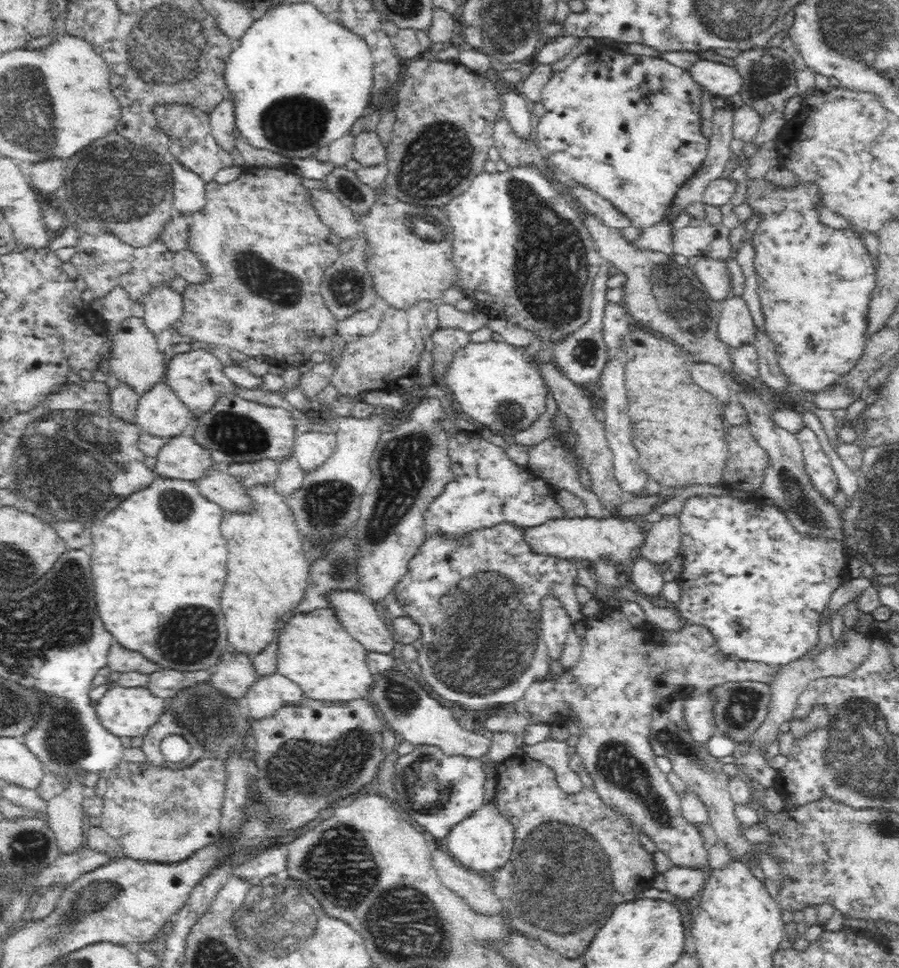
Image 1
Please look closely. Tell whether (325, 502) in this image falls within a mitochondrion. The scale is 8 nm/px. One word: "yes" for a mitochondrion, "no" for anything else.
yes

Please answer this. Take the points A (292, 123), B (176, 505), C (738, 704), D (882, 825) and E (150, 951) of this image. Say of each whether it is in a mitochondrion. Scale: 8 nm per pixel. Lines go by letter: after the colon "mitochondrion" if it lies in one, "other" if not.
A: mitochondrion
B: mitochondrion
C: mitochondrion
D: mitochondrion
E: other

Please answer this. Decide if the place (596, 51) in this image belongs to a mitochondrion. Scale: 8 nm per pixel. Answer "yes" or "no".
no

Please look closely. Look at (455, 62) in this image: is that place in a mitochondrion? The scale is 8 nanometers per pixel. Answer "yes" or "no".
no

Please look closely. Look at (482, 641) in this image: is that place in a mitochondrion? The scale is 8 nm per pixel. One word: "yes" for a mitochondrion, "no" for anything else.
yes

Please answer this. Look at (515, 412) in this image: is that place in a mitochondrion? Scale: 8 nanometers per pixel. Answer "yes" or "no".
yes

